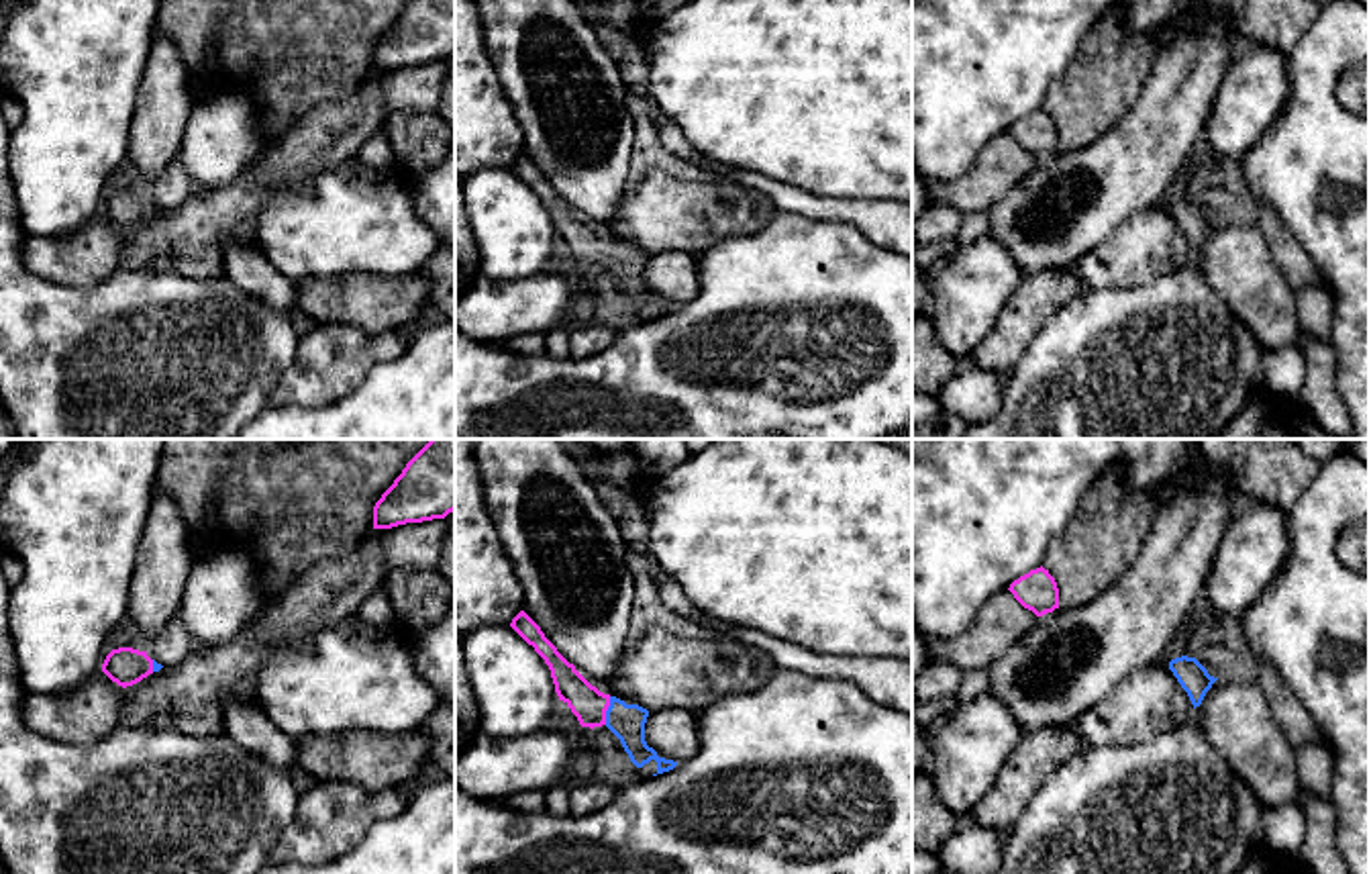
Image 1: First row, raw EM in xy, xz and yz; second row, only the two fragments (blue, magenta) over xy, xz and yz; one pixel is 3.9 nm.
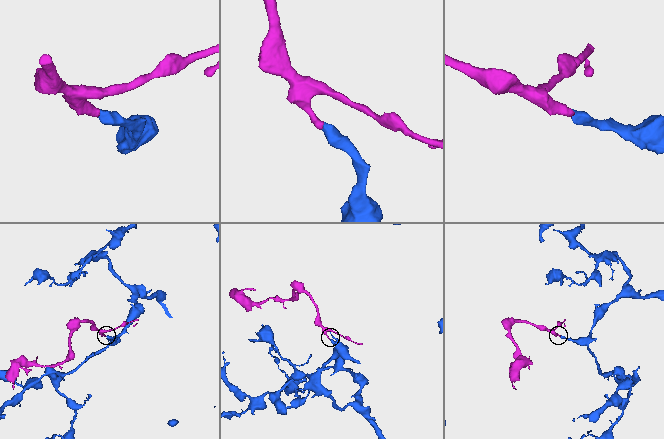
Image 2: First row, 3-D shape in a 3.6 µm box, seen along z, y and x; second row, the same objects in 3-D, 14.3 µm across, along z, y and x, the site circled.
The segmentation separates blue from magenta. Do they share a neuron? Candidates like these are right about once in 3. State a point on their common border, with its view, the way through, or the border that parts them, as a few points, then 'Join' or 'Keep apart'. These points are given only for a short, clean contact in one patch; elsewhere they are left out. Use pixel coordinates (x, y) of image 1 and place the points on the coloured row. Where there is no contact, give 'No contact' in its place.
Touches blue at xz (606, 711). Path across: xz (627, 721), (606, 711), (590, 705). Join

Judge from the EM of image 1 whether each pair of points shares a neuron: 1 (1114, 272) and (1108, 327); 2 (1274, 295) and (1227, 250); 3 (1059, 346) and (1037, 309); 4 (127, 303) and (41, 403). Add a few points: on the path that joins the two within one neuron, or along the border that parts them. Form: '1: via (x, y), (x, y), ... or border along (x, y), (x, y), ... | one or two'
1: border along (1159, 276), (1133, 286), (1084, 286) | two
2: via (1261, 284), (1239, 262) | one
3: border along (1080, 288), (1043, 325), (1019, 362) | two
4: via (98, 323), (54, 358), (54, 374) | one

